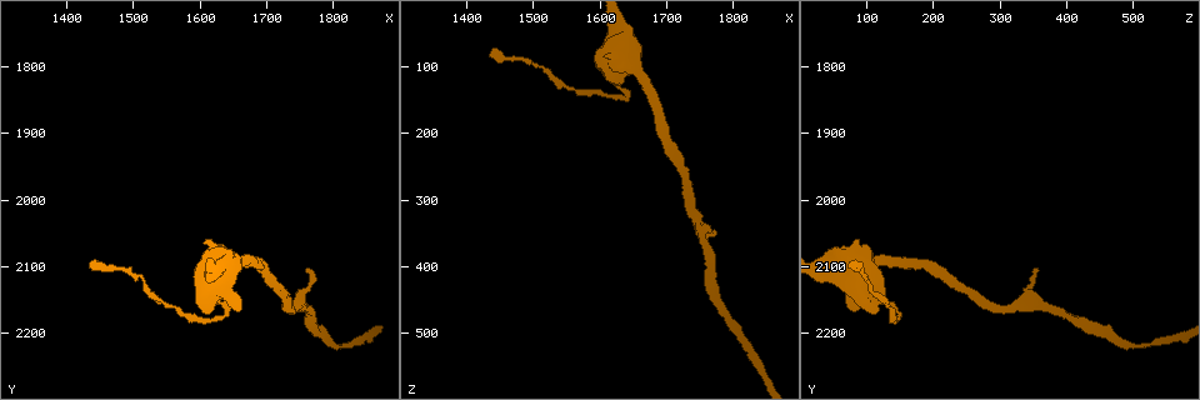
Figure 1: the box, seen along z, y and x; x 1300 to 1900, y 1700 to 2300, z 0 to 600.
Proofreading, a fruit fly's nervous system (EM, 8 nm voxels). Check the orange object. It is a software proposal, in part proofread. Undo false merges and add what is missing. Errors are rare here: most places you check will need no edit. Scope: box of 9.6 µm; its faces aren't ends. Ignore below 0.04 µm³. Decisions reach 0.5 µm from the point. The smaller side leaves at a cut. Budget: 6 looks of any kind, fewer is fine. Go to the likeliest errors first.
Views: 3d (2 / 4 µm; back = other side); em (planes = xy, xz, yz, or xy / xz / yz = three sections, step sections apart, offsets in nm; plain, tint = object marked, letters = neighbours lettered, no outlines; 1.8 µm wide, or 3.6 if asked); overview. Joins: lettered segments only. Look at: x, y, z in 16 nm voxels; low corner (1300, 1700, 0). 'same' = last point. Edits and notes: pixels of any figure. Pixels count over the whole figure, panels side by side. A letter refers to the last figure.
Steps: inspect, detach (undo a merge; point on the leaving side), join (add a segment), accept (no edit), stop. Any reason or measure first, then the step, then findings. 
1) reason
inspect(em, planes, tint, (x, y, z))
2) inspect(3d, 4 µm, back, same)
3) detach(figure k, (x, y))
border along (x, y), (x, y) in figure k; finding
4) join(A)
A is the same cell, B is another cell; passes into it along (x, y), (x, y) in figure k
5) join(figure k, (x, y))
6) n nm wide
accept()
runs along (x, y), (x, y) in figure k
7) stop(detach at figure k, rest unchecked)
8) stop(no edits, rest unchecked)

thin end
inspect(3d, 2 µm, (1755, 2110, 355))

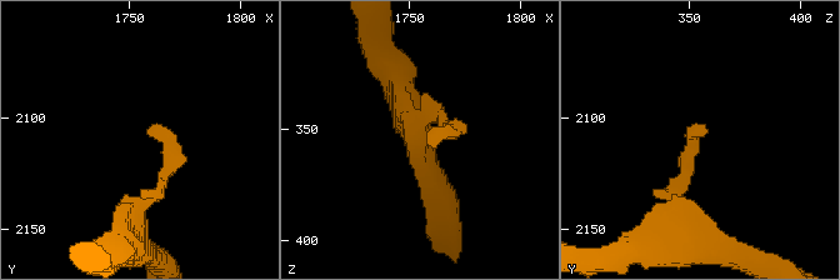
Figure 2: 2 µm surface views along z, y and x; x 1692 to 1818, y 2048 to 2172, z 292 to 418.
now the EM
inspect(em, 3.6 µm, xz, step 8, letters, (1758, 2105, 356))

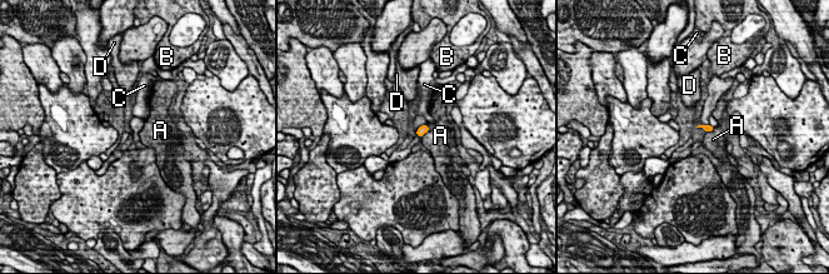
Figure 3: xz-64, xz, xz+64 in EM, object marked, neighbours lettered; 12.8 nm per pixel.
accept()
A, B, C and D are other cells; border along (427, 124), (429, 129), (420, 138) in figure 3; none of them fits

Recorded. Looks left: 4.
inspect(em, 3.6 µm, xy, step 8, tint, (1610, 2060, 85))

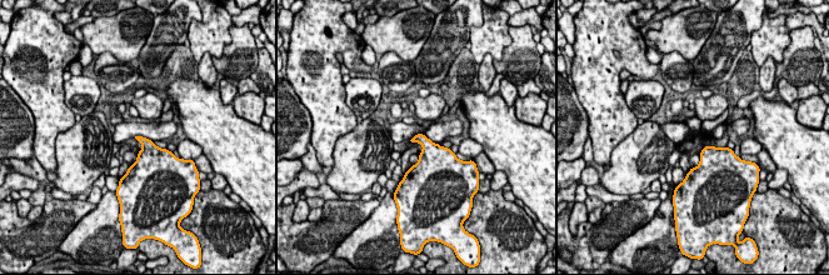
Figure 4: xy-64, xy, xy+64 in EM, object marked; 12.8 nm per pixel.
another direction
inspect(em, 3.6 µm, xz, step 4, letters, same)

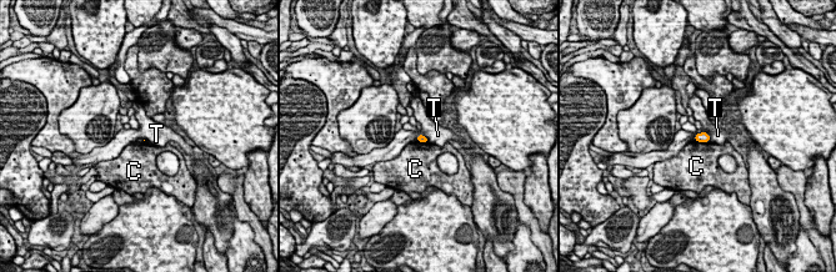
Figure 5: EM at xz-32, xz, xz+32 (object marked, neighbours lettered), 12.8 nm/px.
accept()
C and T are other cells; border along (415, 139), (422, 135), (429, 141) in figure 5; no lettered segment goes on from it

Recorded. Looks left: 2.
free end
inspect(3d, 2 µm, (1440, 2105, 80))

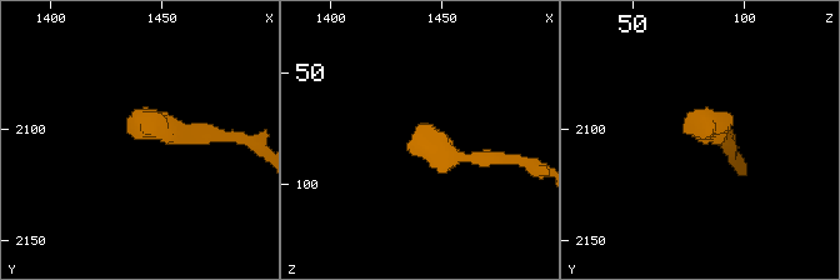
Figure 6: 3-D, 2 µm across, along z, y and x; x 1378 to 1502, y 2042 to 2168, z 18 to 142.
inspect(em, xy, step 16, letters, (1435, 2104, 86))

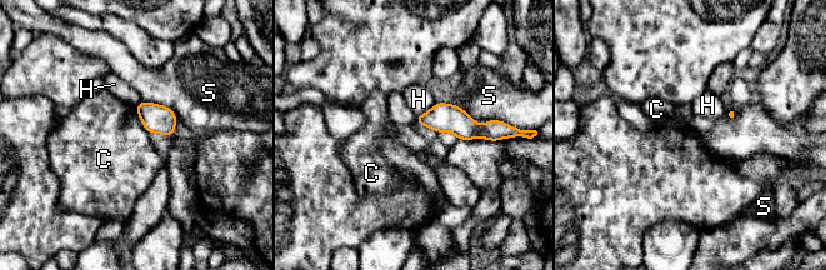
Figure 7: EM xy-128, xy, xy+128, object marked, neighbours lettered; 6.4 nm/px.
accept()
C, H and S are other cells; runs along (419, 119), (454, 119), (489, 136) in figure 7; none of them fits

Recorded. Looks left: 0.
stop(no edits, rest unchecked)

